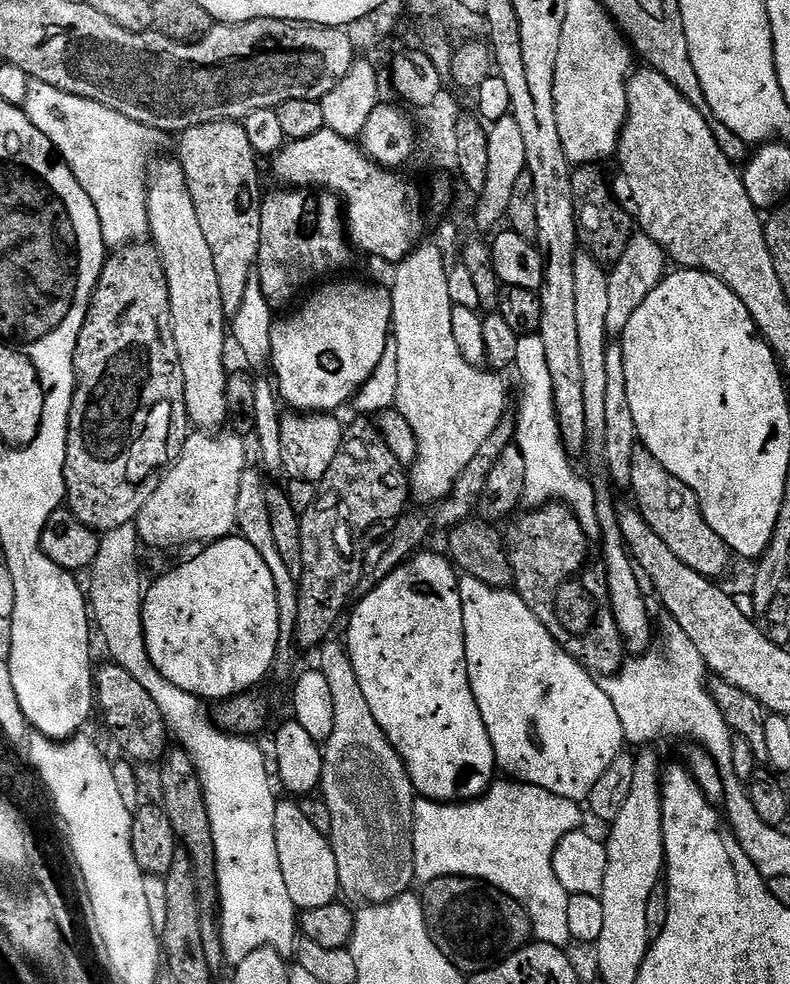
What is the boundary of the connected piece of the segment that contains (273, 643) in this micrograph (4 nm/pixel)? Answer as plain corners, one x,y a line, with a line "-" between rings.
223,536
197,552
200,553
193,560
170,569
165,576
147,585
143,593
144,637
146,650
166,682
205,702
219,702
255,689
256,683
274,668
280,646
278,598
274,594
270,569
243,536

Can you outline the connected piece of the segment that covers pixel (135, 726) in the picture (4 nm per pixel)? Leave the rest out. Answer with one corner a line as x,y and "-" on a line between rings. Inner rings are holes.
105,662
101,668
99,665
94,672
94,700
99,715
100,712
104,715
104,724
109,734
116,739
117,746
125,752
123,755
129,761
141,760
144,764
153,765
163,761
170,748
170,730
164,722
164,715
158,710
158,702
146,694
146,689
134,679
134,674
111,662

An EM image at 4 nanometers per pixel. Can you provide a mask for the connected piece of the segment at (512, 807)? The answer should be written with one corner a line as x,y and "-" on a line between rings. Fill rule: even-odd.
511,778
497,779
492,787
478,800
465,800
458,804
439,804
436,800
417,799
412,805
412,841
414,842
416,880
427,882
438,878
446,878
447,876
469,876
471,880
481,880
483,884
489,884
492,888
498,889
499,892
504,892
510,898
514,898
527,910
532,923
532,935
539,943
553,944
556,948
567,949
573,943
568,912
566,911
570,893
564,889
562,882
558,882
558,874
554,874
554,850
558,846
558,842
562,842
562,838
567,832
575,832
583,825
580,823
583,822
585,813
582,808
582,813
580,813
580,808
581,805
575,800
567,800
558,794
550,794
550,790
542,790
542,786
522,784
520,781

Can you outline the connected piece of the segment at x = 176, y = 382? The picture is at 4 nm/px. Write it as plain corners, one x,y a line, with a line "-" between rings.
151,243
129,244
113,251
105,259
104,269
96,283
96,290
92,293
92,304
88,308
88,317
82,326
82,334
78,338
74,366
76,367
76,389
72,395
72,405
68,415
68,445
66,446
66,466
64,467
66,507
68,511
76,515
78,522
94,529
97,534
103,534
114,530
115,527
126,526
135,521
136,515
142,510
142,506
146,506
150,494
154,494
154,490
158,490
160,479
172,467
176,457
184,449
184,441
190,435
190,421
184,401
182,366
178,358
178,350
174,346
168,283
166,282
166,274
162,270
160,255
156,253

